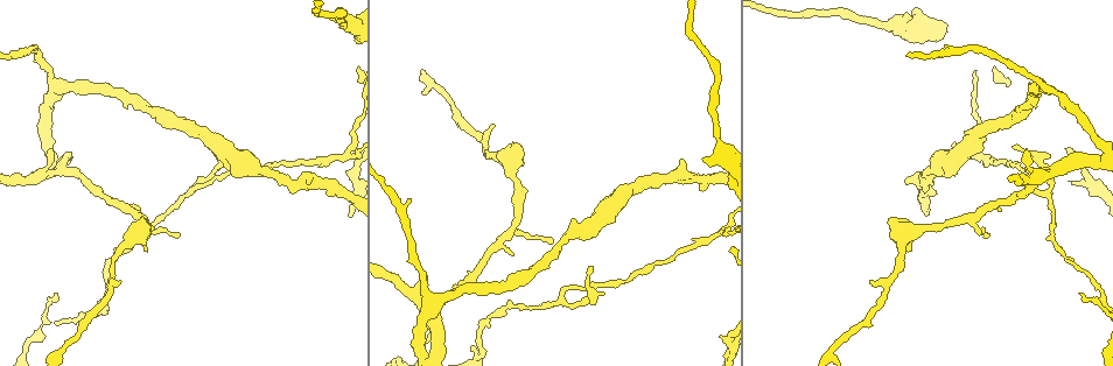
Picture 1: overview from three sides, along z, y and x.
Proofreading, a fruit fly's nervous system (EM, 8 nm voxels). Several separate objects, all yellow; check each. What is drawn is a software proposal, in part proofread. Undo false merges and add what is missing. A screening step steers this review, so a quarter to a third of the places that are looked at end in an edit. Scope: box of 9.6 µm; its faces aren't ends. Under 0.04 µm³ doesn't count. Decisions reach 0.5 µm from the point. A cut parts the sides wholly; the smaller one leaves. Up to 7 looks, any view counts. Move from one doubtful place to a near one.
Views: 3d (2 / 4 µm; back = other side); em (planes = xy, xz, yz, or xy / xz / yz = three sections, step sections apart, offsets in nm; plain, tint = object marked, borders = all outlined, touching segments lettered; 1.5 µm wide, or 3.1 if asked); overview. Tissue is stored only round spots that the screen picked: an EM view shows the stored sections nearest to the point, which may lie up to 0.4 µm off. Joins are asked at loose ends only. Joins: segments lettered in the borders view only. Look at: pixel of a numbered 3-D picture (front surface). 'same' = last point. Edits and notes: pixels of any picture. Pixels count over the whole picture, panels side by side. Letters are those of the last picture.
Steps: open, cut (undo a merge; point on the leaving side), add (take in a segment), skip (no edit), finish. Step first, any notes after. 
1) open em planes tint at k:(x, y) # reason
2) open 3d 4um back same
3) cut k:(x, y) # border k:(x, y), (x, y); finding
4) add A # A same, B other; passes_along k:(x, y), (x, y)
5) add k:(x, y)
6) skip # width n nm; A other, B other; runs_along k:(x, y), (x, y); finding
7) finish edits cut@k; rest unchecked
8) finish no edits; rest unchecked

open em yz step 4 tint at 1:(551, 243) # tapers out

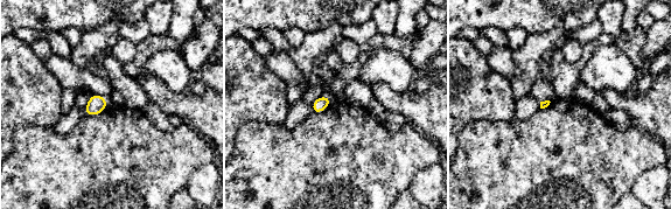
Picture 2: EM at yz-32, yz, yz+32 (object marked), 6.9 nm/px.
open em planes borders same

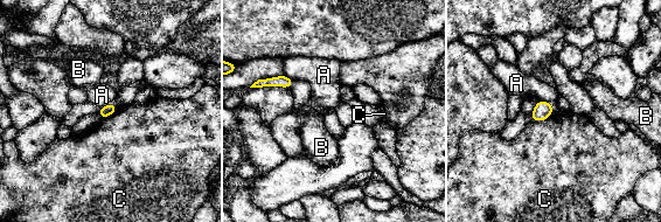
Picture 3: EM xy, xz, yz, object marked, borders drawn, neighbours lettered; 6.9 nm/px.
skip # A other, B other, C other; border 3:(554, 111), (542, 120), (530, 122); none of them fits

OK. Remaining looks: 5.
open em planes borders at 1:(705, 162) # thick end

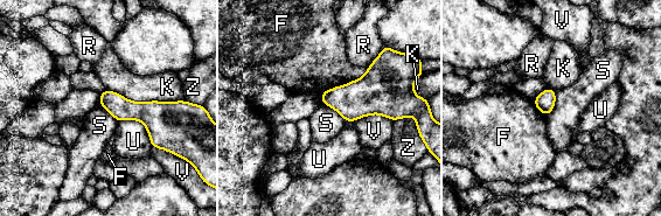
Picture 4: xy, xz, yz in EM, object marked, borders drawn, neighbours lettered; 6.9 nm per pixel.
skip # longest_contact K 550 nm; F other, K other, R other, S other, U other, V other, Z other; no lettered segment goes on from it

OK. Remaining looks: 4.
open em planes tint at 1:(716, 235) # two arms in line, one across

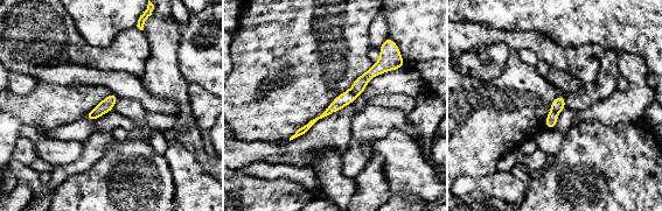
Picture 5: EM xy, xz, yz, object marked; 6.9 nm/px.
open em planes borders same

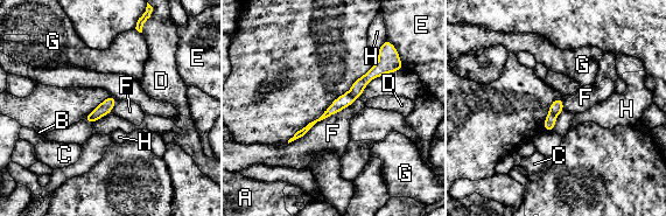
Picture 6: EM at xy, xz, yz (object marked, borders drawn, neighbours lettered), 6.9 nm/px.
cut 6:(377, 70) # A other, B other, C other, D other, E other, F other, G other, H other; a second neuron is stuck on

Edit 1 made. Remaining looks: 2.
finish edits cut@6; rest unchecked

